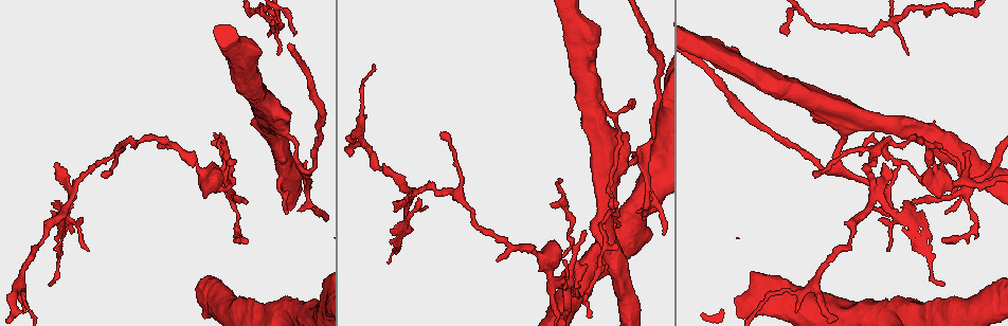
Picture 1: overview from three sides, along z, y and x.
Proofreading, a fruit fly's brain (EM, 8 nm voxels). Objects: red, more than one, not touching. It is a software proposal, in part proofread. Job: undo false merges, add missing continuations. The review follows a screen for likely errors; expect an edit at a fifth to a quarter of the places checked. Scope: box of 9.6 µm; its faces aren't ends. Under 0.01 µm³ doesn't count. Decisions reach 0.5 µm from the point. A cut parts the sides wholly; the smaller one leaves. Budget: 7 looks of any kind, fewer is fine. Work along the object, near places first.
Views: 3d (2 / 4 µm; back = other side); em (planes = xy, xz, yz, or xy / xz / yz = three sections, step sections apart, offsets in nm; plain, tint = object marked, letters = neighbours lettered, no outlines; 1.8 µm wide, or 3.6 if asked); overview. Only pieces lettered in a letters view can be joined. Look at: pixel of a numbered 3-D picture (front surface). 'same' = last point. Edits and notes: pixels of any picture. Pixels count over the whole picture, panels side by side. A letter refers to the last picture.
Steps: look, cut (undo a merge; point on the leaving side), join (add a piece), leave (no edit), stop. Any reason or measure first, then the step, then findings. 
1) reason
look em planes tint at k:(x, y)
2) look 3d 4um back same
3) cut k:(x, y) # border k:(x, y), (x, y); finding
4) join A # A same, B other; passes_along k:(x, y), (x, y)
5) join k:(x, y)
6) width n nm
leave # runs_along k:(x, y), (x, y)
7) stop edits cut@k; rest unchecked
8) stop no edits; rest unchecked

an open end
look em planes plain at 1:(942, 147)

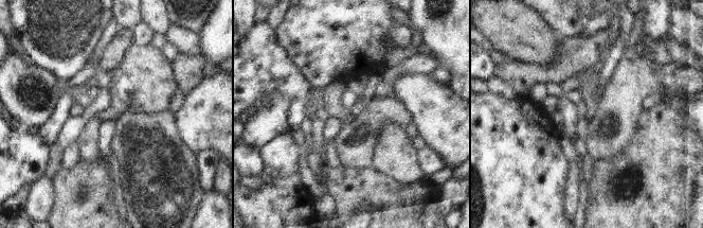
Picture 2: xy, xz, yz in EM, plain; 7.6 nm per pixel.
look em planes tint same

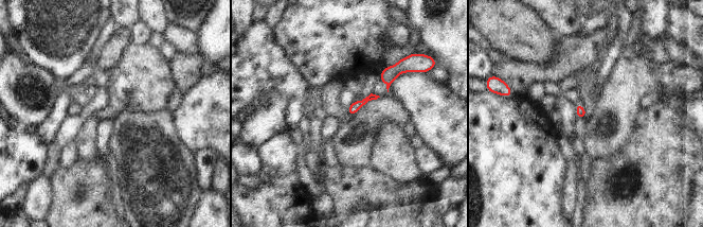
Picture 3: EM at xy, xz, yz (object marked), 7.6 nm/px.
look em planes letters same

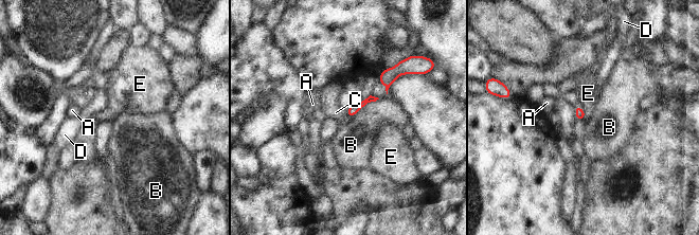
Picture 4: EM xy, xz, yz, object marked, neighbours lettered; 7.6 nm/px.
leave # A other, B other, C other, D other, E other; border 4:(379, 98), (368, 102), (348, 118); none of them fits

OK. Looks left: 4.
look em planes letters at 1:(891, 24)

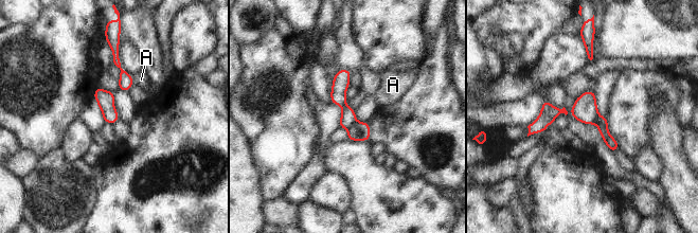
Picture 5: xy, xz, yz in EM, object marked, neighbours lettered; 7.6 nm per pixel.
cut 5:(359, 130) # A other; part_leaving 5:(598, 119), (604, 133), (615, 146); a second cell is stuck on

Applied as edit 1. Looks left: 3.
look overview

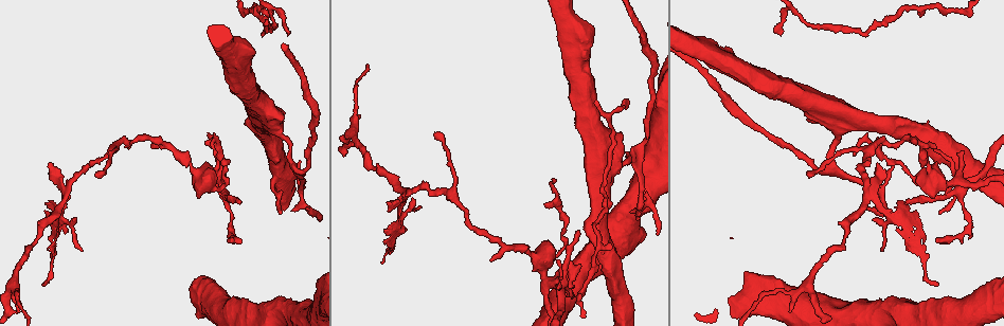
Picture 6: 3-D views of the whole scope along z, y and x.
an open end
look em planes letters at 6:(781, 33)

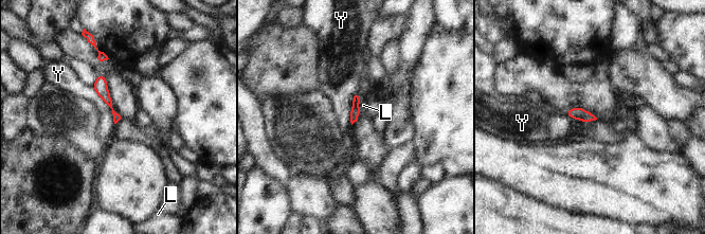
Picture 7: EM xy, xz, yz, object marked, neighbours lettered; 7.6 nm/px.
join L # L same, Y other; passes_along 7:(355, 111), (359, 106), (363, 105); the cell continues

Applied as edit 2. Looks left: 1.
stop edits cut@5, join@7; rest unchecked

